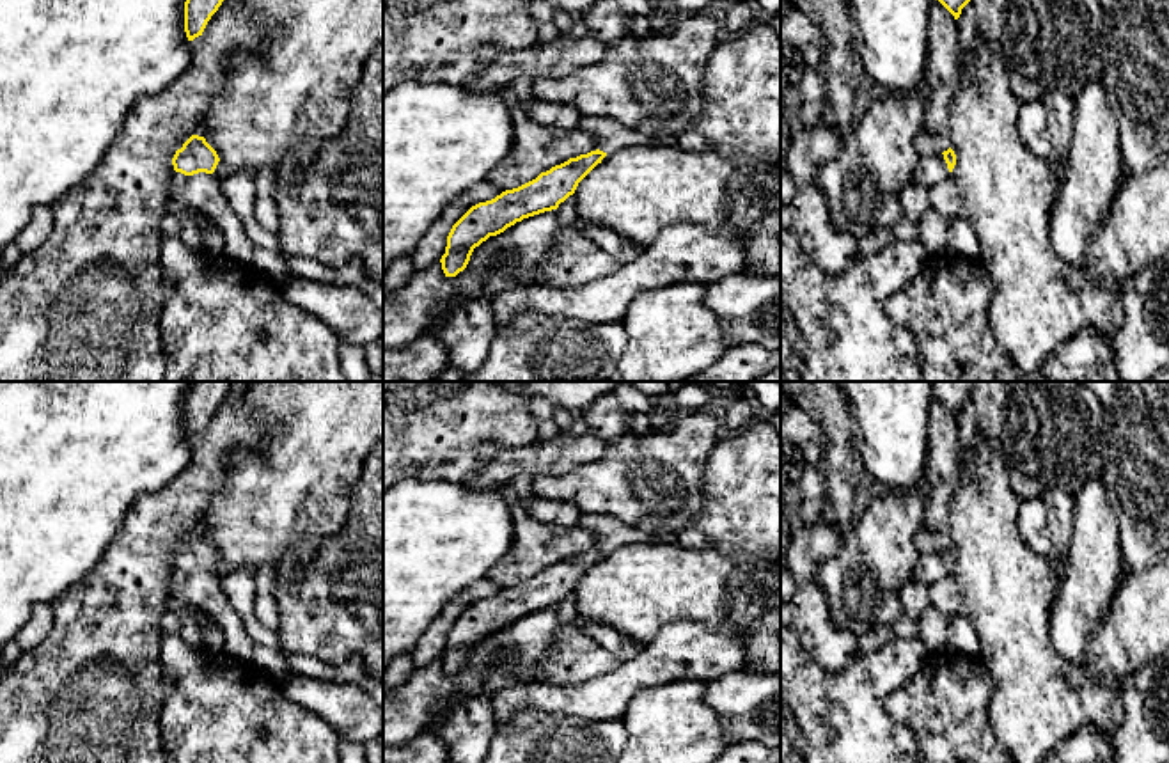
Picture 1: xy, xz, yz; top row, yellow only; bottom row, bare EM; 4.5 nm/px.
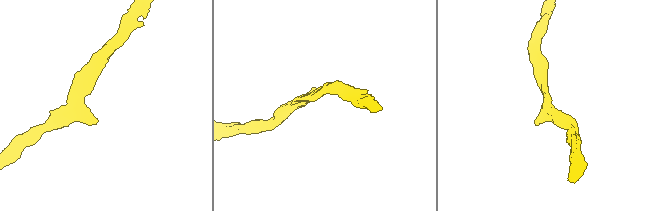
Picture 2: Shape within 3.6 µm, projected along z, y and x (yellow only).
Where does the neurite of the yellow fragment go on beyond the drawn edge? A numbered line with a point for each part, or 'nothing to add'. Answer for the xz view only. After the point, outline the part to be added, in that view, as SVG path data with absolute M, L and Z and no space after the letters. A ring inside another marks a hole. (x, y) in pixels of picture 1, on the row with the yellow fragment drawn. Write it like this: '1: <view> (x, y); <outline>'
nothing to add

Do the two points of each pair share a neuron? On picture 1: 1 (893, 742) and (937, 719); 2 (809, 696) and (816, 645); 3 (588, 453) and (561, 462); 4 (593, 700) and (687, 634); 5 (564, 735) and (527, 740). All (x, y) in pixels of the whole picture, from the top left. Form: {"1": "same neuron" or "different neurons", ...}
{"1": "different neurons", "2": "different neurons", "3": "same neuron", "4": "same neuron", "5": "same neuron"}

